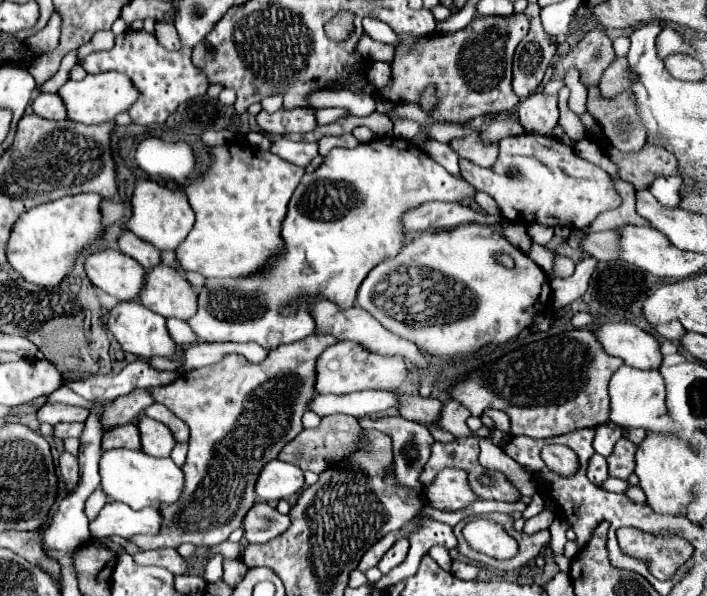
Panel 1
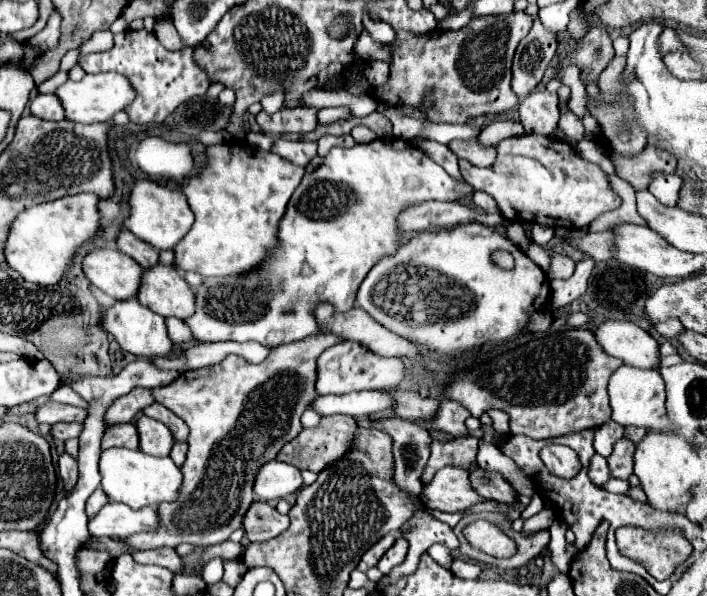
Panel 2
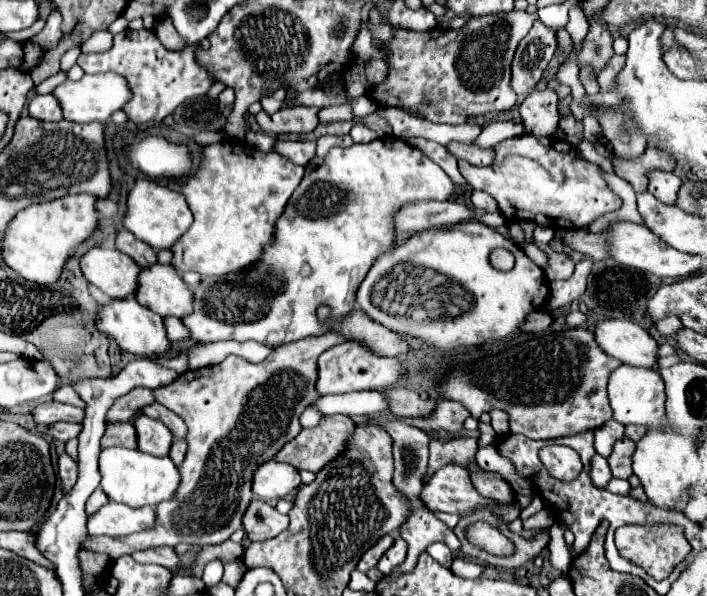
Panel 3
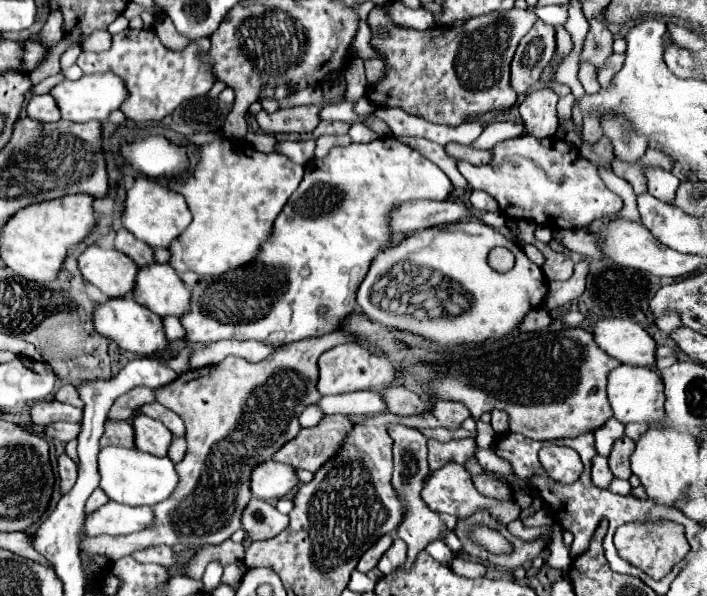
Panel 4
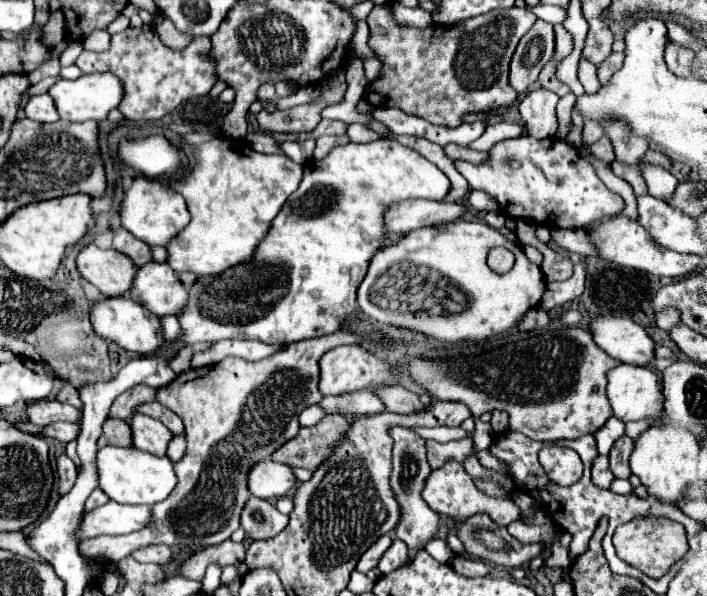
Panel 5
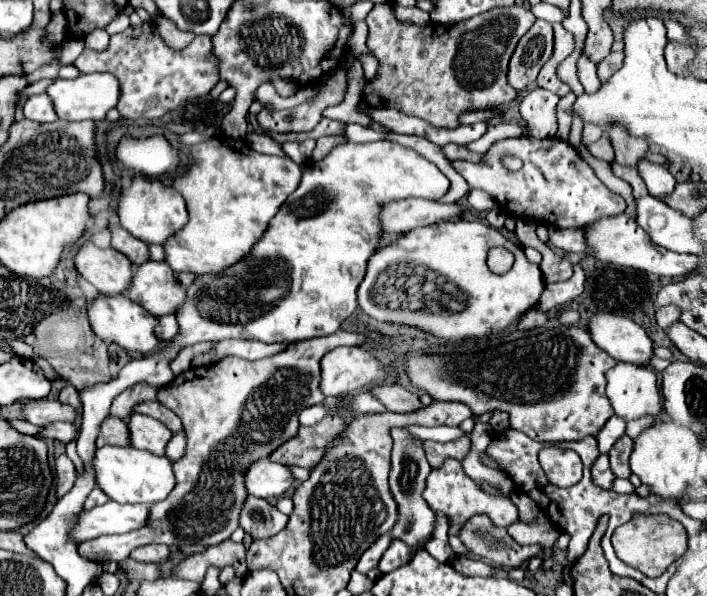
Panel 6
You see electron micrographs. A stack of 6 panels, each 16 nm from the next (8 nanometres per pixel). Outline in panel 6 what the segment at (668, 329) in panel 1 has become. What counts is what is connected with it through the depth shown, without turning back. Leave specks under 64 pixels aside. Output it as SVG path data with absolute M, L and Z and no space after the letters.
M664 306L656 312L656 322L662 330L668 330L668 326L676 324L680 320L680 312L676 310L676 306Z

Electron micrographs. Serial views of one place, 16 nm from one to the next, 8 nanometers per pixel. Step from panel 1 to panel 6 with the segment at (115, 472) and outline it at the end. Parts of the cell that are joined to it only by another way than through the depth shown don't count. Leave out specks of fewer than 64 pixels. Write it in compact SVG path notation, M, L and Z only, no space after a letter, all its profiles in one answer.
M102 446L92 462L100 490L108 498L122 504L154 504L164 500L176 486L172 462L166 456L152 456L150 452L132 446Z

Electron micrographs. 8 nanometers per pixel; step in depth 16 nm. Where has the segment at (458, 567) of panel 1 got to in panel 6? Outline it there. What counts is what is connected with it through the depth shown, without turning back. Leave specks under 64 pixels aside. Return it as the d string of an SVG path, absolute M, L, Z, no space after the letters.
M458 556L454 560L454 570L464 574L464 576L490 576L494 572L492 566L488 566L482 560L474 560L468 556Z

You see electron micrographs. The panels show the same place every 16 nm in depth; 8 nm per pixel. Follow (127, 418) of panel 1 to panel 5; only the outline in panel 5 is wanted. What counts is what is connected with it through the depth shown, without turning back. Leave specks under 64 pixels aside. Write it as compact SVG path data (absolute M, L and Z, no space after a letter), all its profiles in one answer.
M136 386L124 394L120 394L112 408L110 408L110 418L118 418L118 420L130 420L136 412L136 406L146 404L146 402L154 402L156 398L156 390L148 388L148 386Z

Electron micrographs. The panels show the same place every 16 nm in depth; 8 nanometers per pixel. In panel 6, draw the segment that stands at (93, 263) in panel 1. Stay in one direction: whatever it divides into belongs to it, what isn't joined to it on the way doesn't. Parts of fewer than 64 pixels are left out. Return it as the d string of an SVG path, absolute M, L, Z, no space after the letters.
M86 242L76 254L76 270L108 296L124 294L134 276L132 262L124 254L112 248L102 250L92 242Z

